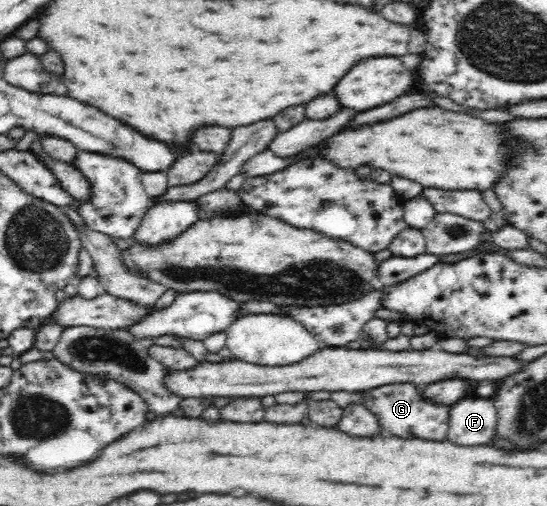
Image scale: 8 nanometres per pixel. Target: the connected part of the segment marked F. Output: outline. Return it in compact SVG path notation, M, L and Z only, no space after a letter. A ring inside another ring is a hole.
M465 396L449 407L447 438L459 446L481 446L495 438L497 409L494 401Z

